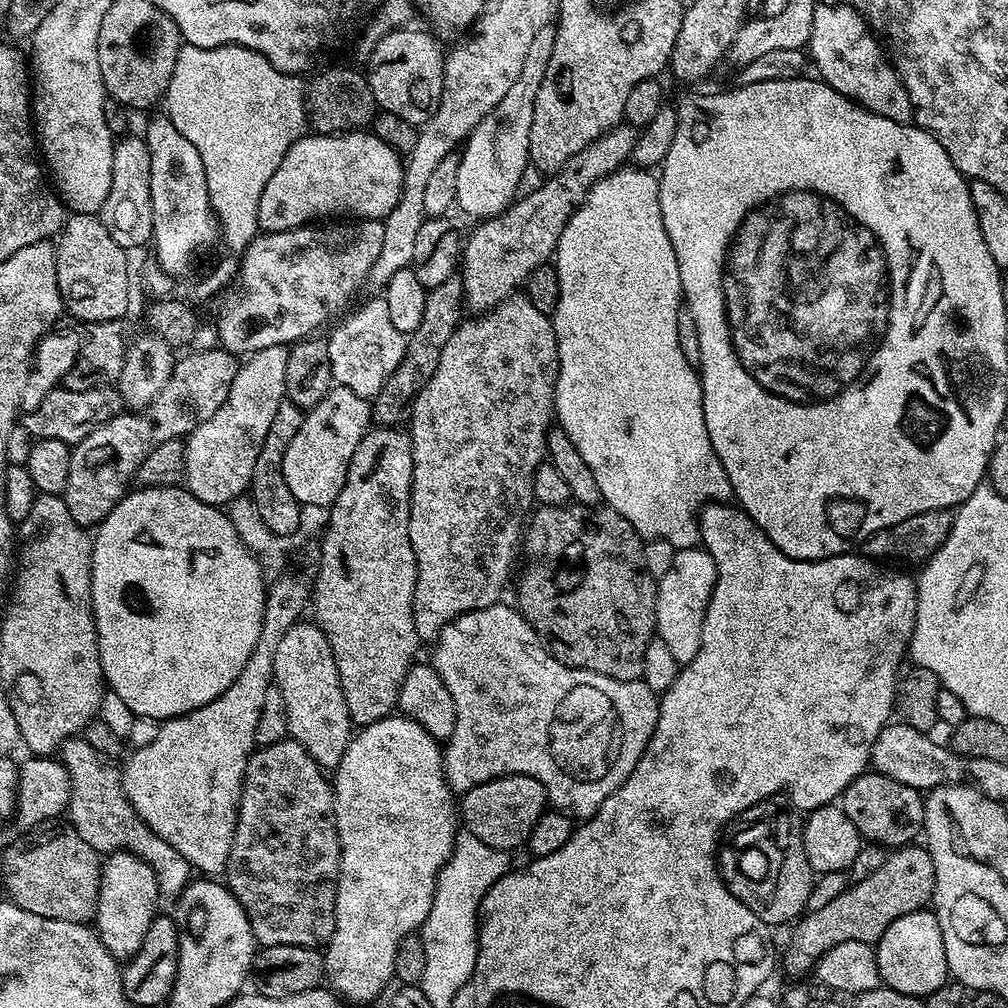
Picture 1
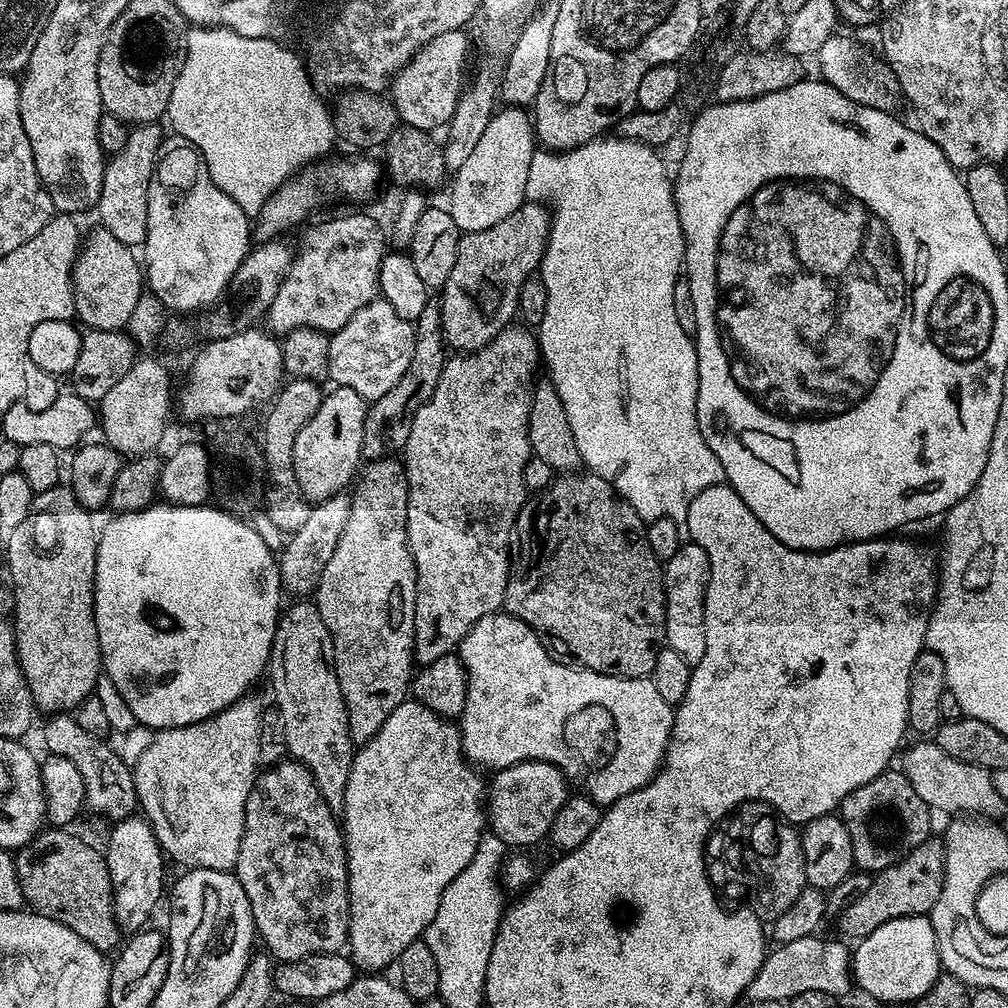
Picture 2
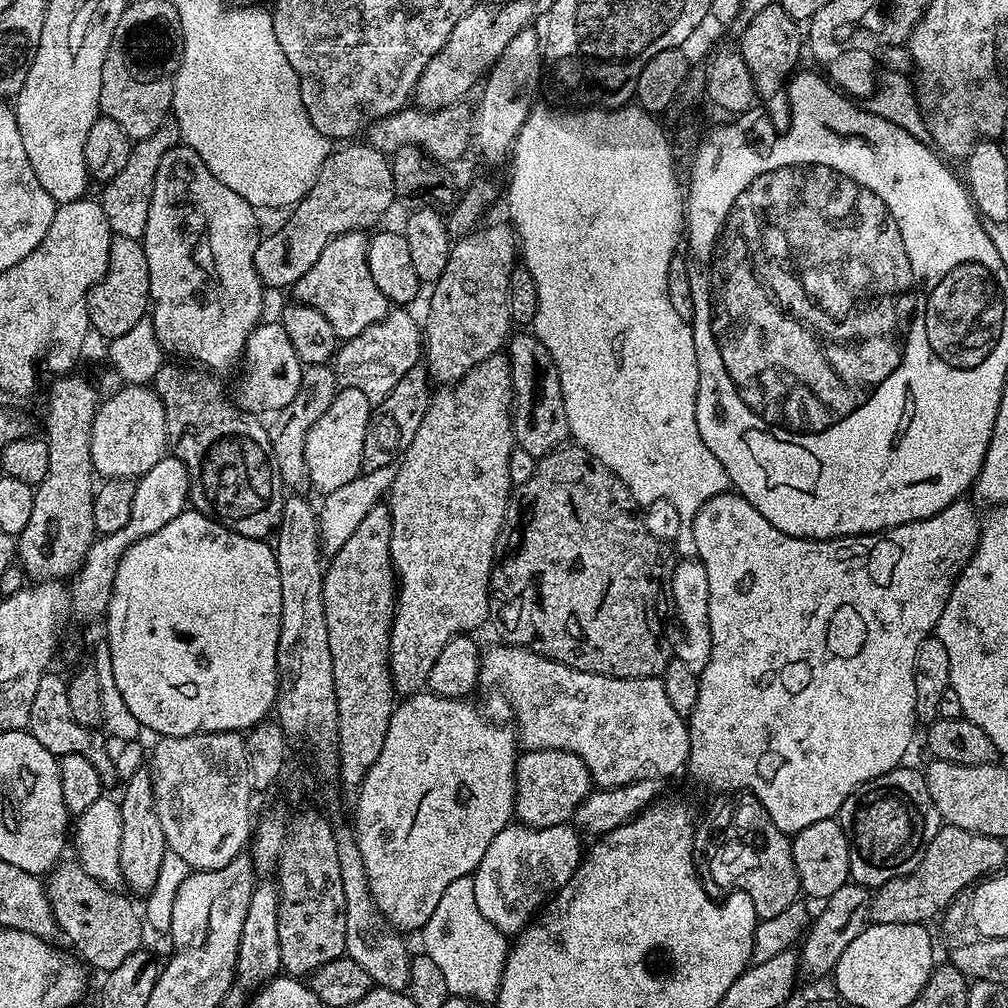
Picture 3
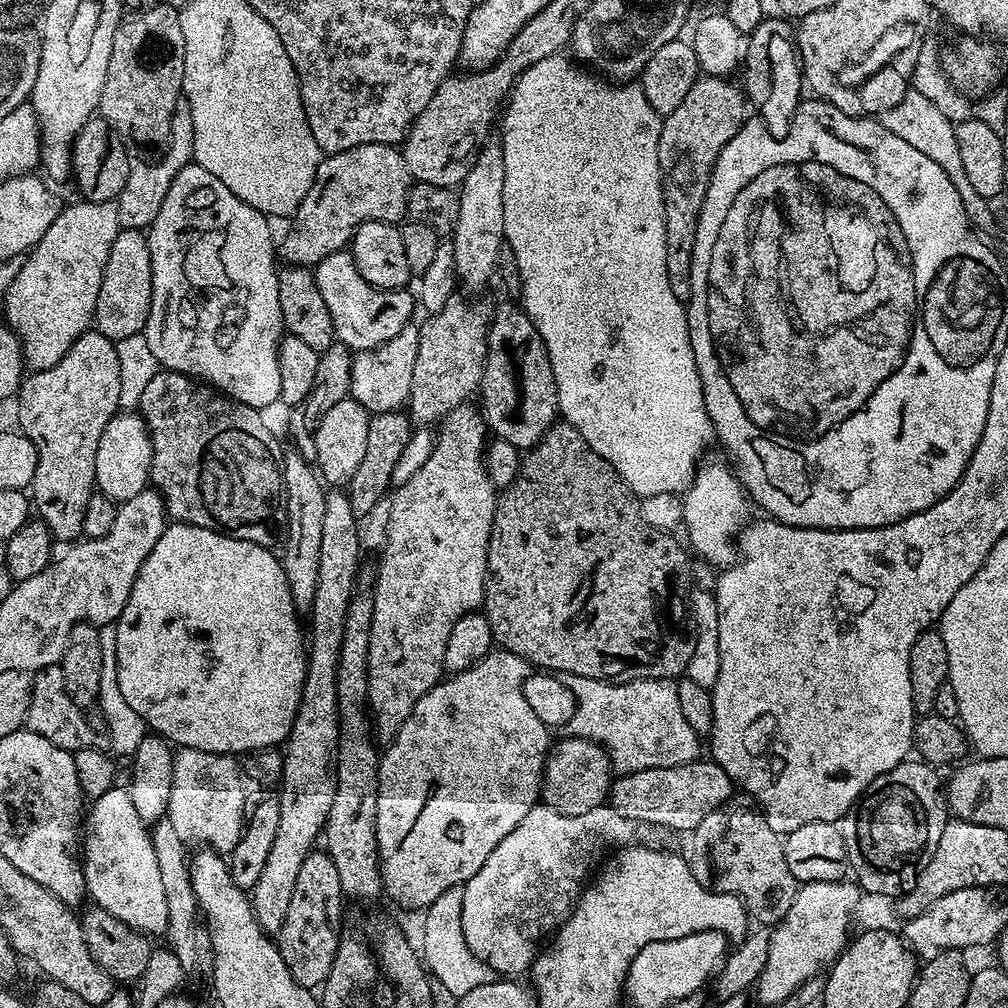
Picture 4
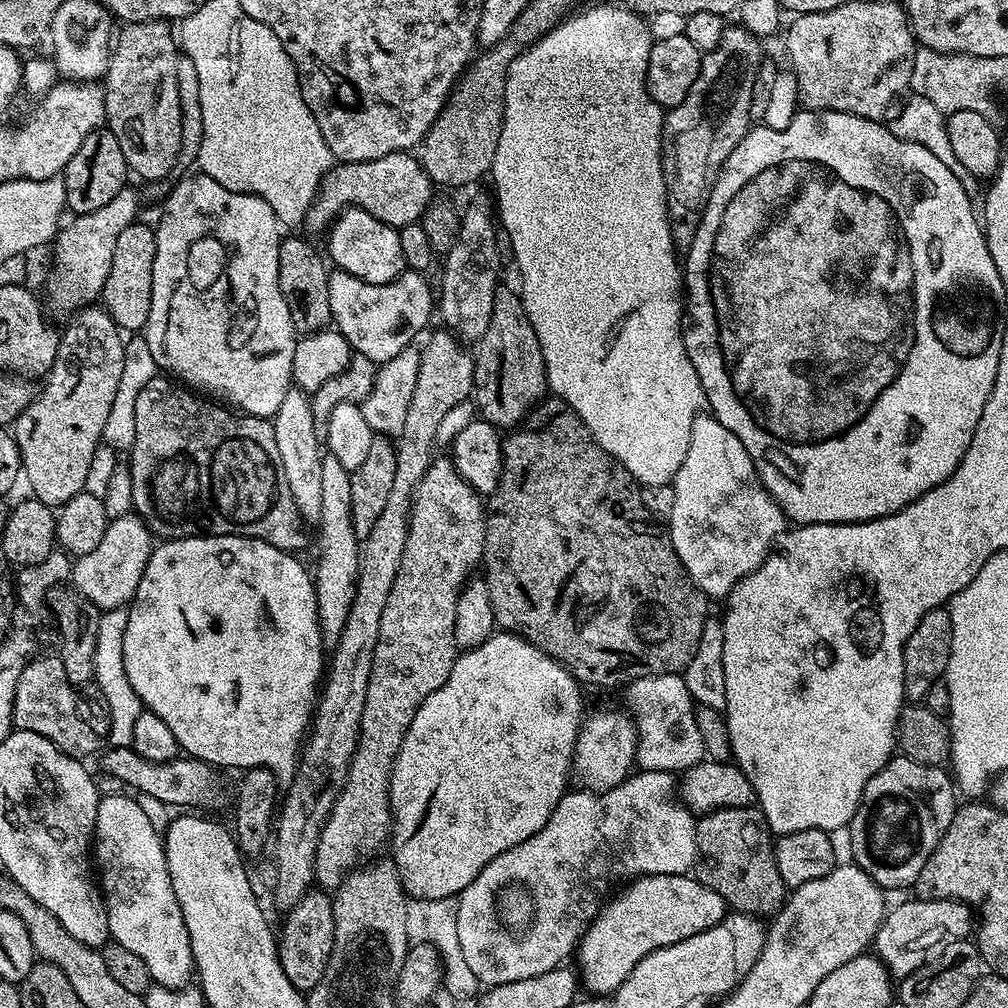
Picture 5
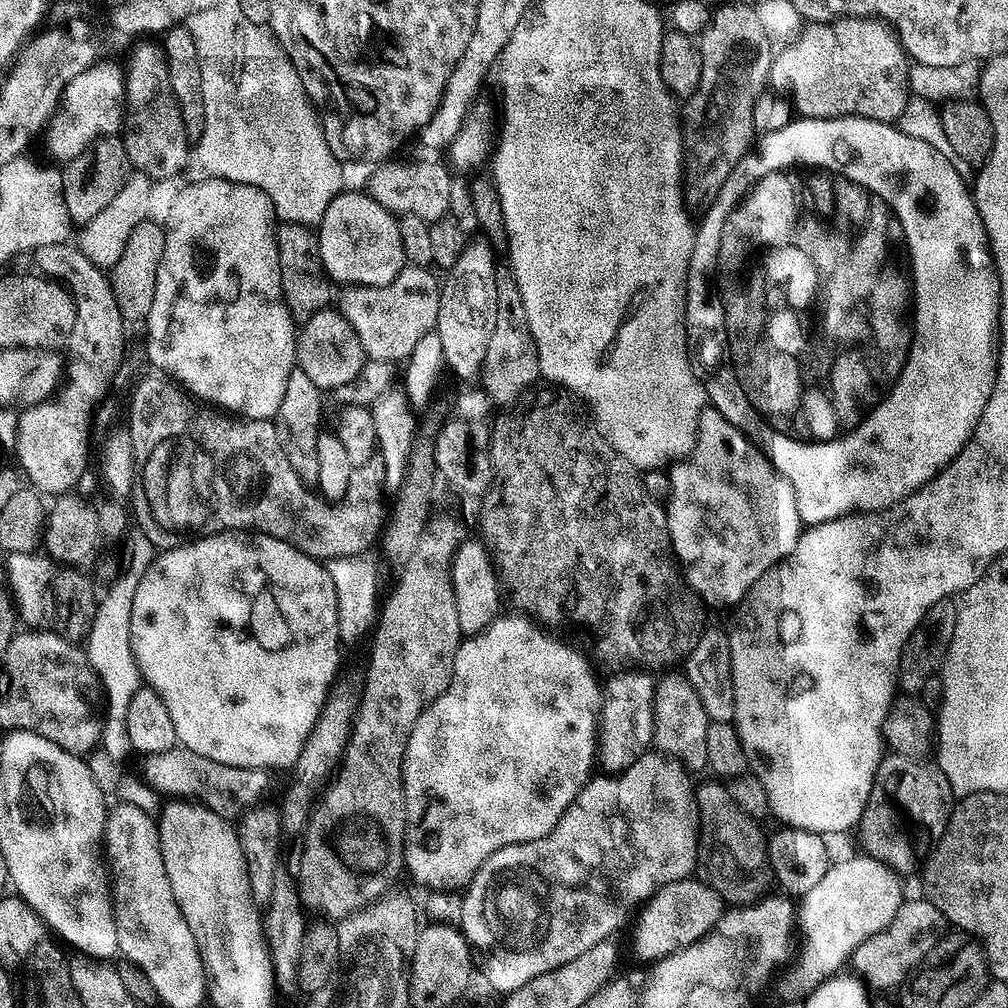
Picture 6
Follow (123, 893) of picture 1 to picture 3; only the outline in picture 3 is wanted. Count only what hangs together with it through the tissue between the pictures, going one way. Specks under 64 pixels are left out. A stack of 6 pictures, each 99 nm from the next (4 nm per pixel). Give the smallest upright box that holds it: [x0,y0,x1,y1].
[118,767,168,894]

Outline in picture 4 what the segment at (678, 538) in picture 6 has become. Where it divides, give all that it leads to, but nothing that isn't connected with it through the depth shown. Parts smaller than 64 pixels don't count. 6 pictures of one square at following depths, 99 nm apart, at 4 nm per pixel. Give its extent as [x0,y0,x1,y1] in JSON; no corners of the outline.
[682,460,750,570]

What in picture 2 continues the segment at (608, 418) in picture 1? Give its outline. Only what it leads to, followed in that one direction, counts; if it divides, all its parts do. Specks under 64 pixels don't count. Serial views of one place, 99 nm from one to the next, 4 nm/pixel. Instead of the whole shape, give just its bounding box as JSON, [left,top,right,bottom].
[525,134,725,526]

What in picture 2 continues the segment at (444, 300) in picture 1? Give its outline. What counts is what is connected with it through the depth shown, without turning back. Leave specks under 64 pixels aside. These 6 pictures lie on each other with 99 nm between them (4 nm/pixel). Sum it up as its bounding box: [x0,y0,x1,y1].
[364,302,446,461]

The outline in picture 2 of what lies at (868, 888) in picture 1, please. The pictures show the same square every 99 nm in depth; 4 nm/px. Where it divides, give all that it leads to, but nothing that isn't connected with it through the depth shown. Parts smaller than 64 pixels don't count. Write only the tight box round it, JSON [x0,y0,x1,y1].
[839,838,944,938]

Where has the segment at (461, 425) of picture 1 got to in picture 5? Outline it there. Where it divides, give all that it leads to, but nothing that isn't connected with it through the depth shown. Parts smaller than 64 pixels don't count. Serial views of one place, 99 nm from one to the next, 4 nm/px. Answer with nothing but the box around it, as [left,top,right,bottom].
[313,458,486,890]

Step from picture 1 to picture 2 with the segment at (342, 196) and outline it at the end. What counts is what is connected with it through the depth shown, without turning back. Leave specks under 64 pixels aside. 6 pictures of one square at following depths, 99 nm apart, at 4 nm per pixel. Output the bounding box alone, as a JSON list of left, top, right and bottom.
[254,154,382,241]

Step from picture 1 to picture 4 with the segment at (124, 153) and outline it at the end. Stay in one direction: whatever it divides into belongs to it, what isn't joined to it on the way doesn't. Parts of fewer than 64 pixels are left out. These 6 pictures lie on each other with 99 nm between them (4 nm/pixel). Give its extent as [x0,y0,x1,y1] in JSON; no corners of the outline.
[116,98,194,230]

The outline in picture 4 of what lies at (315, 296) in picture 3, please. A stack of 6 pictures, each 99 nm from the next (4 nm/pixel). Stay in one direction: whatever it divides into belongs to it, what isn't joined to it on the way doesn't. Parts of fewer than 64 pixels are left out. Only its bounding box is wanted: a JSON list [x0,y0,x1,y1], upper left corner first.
[315,251,418,353]

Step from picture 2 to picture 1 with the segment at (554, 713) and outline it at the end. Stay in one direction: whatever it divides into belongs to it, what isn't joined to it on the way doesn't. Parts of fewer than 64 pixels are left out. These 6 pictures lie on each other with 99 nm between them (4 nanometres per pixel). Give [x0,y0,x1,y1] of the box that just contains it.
[430,602,660,822]

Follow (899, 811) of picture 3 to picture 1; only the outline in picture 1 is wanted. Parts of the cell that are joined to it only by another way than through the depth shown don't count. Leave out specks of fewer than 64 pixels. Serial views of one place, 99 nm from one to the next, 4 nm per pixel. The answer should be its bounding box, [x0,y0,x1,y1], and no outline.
[842,770,925,850]

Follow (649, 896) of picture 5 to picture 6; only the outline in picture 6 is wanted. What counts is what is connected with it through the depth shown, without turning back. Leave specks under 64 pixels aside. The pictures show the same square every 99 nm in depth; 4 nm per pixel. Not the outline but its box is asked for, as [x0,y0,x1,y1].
[636,878,726,962]

